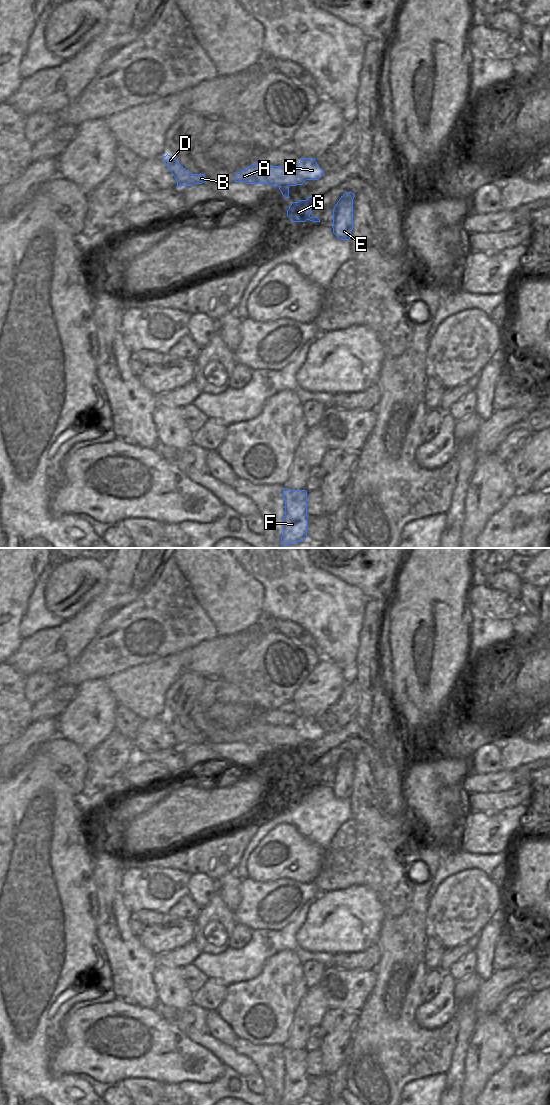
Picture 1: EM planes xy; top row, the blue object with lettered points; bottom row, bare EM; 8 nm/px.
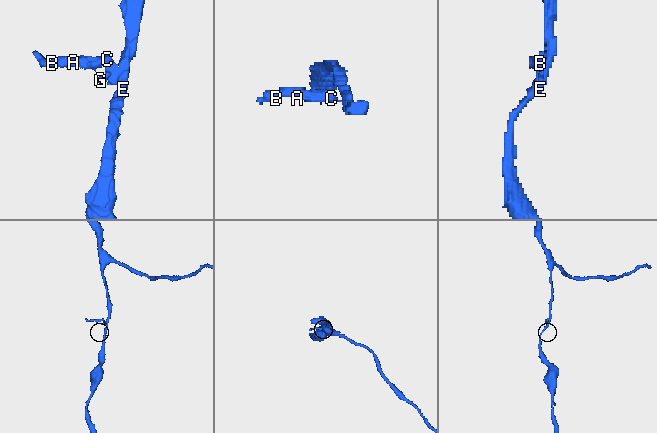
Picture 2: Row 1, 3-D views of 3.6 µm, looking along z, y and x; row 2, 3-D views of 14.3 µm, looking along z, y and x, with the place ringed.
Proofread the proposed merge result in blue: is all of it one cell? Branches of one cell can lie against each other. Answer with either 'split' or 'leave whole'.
leave whole

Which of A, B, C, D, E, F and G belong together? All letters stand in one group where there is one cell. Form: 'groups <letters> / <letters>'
groups A B C D E F G

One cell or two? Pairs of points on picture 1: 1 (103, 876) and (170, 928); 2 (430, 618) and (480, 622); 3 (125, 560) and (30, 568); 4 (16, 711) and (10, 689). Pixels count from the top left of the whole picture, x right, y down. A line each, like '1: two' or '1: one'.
1: two
2: two
3: two
4: one

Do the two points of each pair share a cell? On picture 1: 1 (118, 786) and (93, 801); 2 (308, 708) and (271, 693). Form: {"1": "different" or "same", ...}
{"1": "same", "2": "different"}

